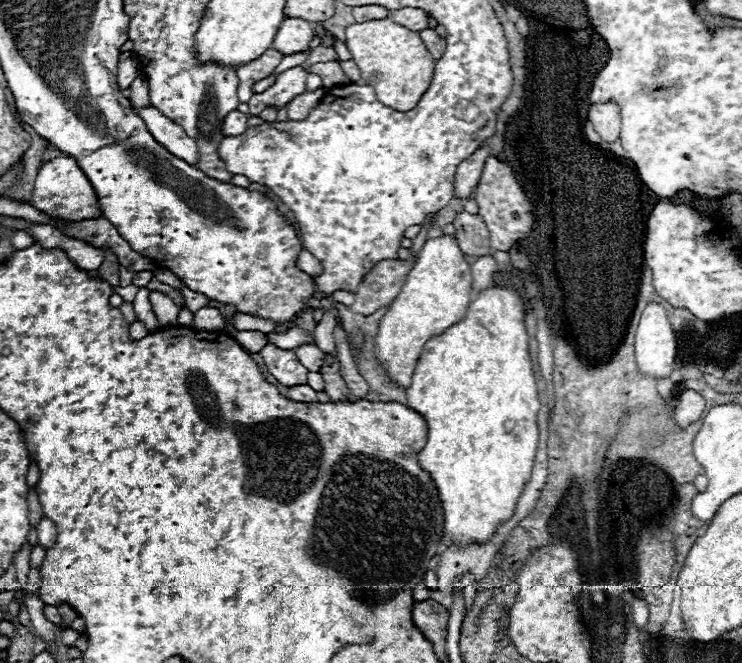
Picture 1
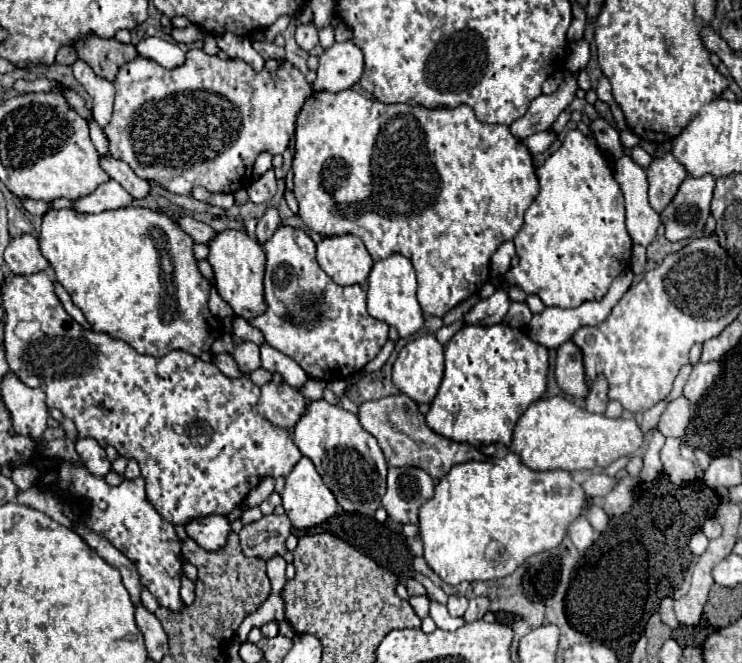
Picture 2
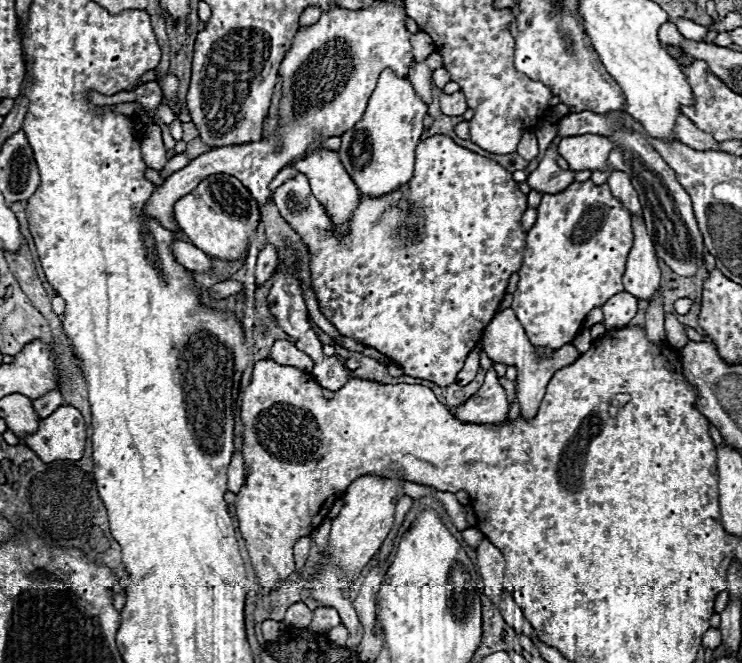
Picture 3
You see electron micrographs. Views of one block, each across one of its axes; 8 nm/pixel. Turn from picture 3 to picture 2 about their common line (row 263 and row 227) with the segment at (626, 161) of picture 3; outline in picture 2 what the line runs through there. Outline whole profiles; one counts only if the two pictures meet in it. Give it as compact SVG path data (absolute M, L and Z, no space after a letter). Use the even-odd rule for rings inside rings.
M710 174L700 178L688 176L680 184L676 196L660 214L666 226L664 236L670 242L678 242L702 234L704 224L710 216L712 190L714 190L714 178Z

